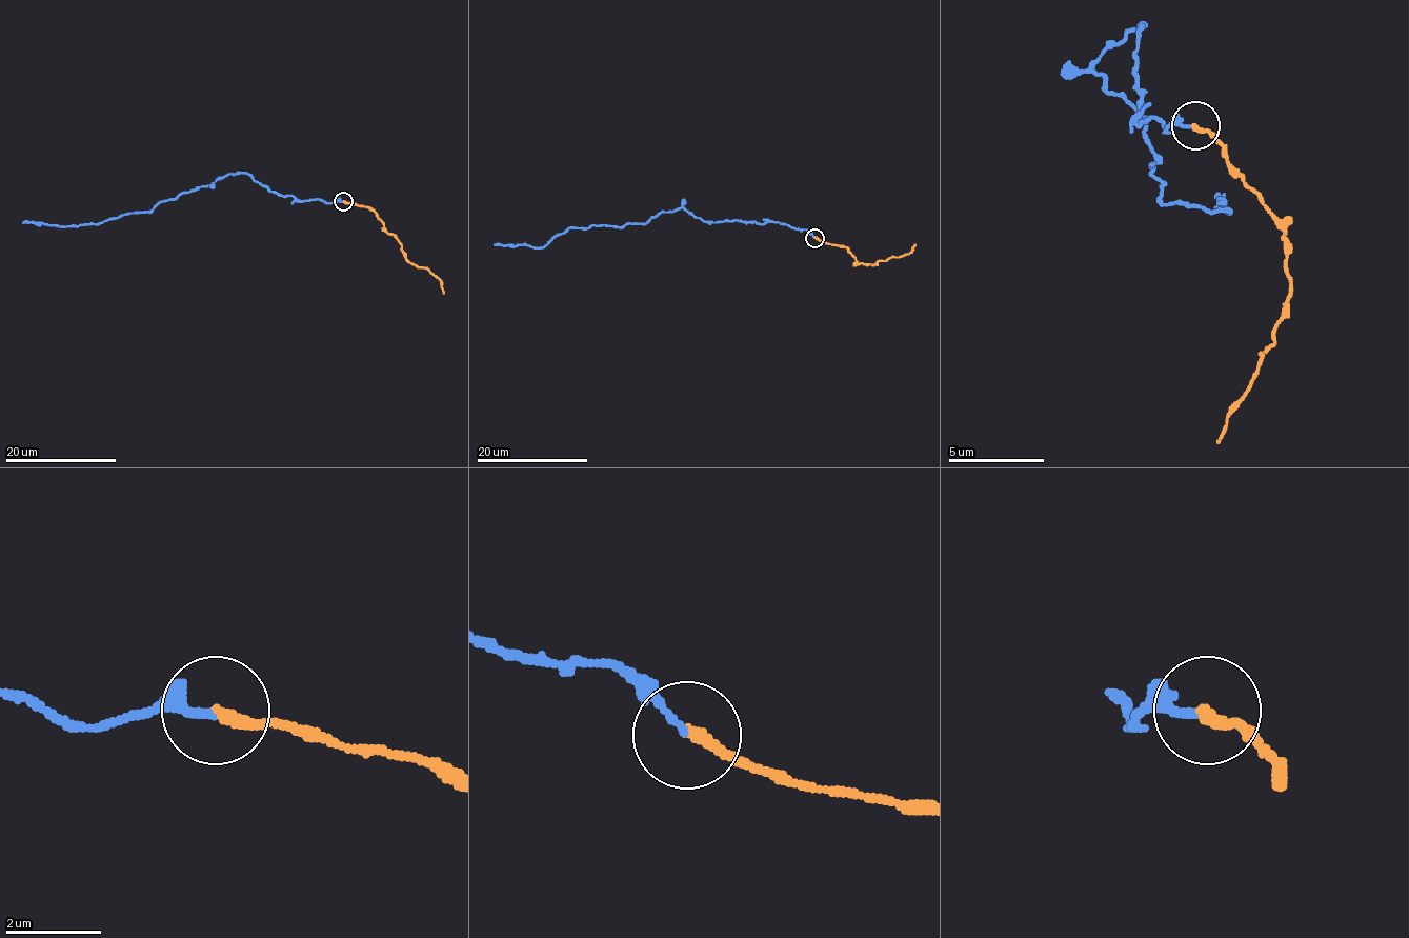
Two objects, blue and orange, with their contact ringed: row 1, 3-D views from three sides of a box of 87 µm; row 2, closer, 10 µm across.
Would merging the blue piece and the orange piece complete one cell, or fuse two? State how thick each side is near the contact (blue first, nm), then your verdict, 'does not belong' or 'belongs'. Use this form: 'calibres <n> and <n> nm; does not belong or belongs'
calibres 150 and 260 nm; does not belong

